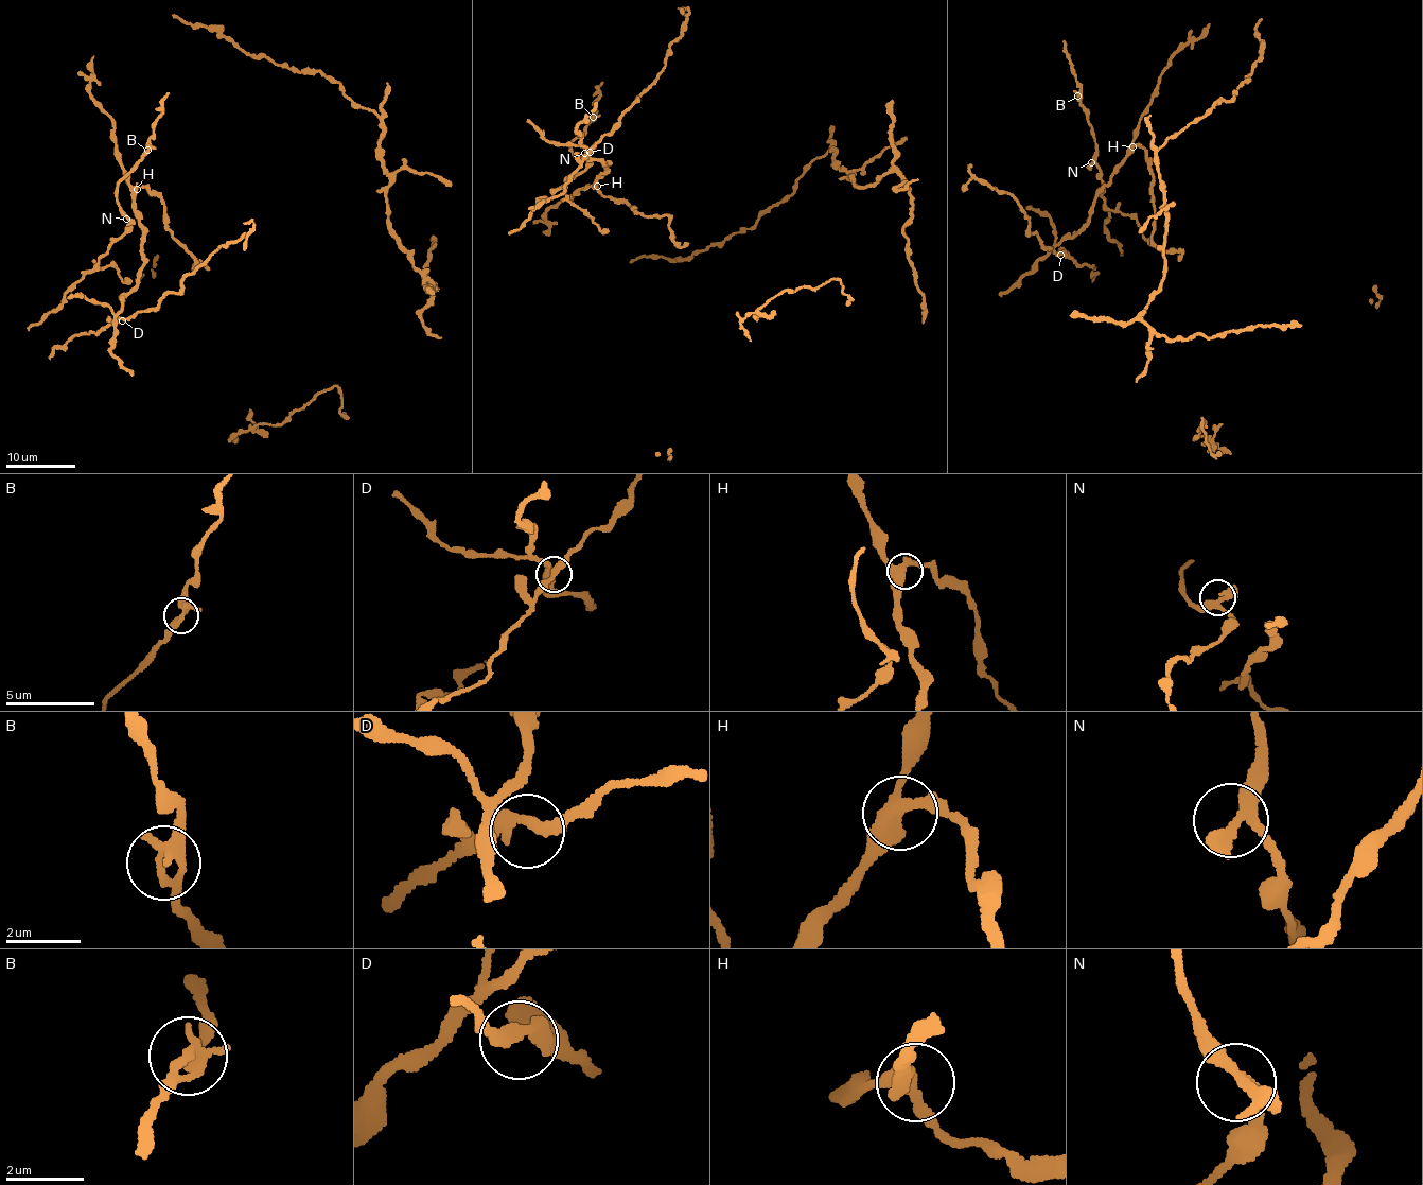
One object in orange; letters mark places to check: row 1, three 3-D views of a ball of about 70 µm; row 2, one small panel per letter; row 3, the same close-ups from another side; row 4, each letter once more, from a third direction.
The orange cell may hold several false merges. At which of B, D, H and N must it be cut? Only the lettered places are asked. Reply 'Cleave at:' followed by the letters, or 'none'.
Cleave at: none

